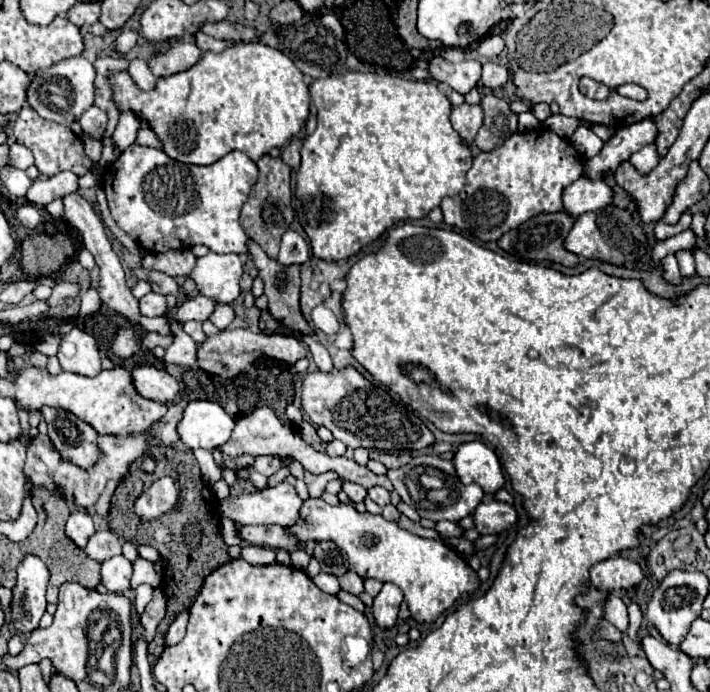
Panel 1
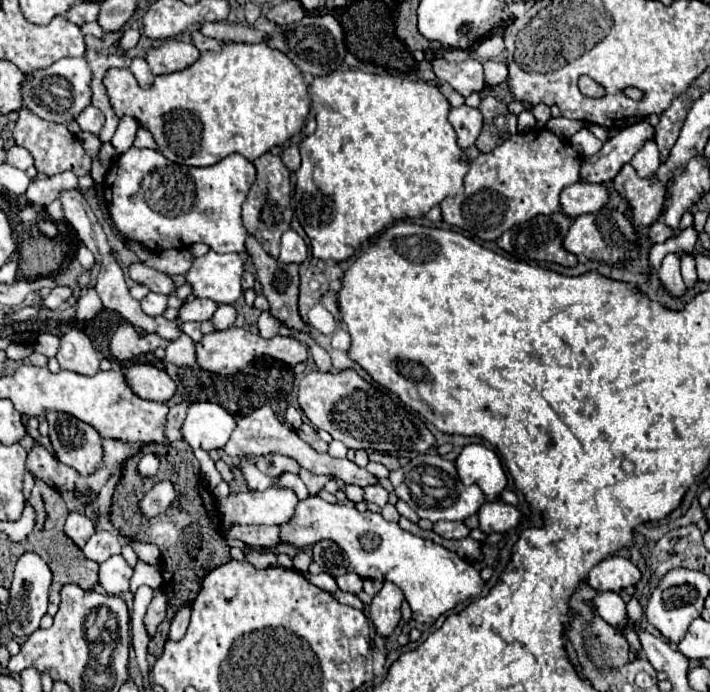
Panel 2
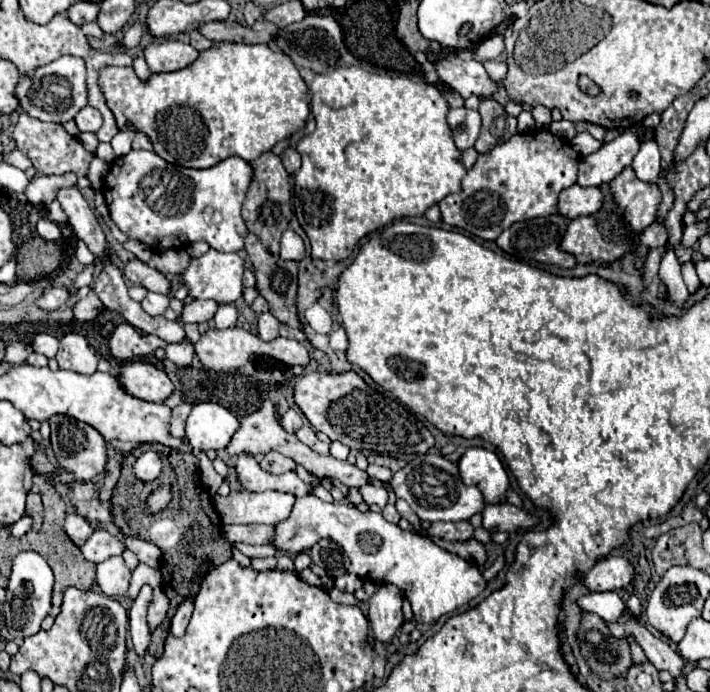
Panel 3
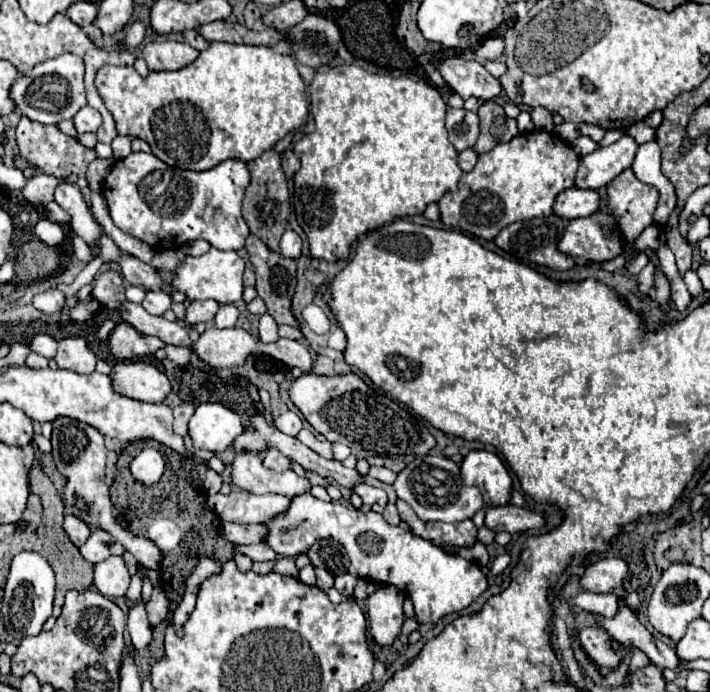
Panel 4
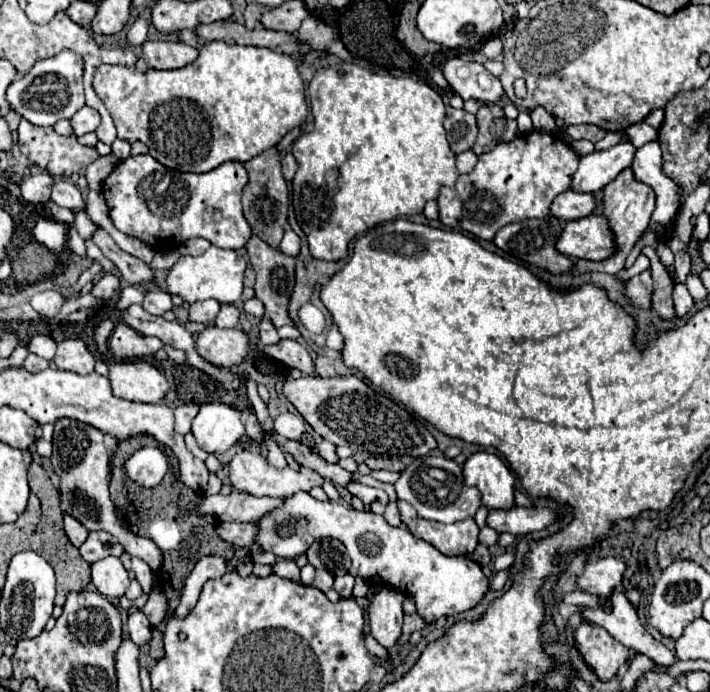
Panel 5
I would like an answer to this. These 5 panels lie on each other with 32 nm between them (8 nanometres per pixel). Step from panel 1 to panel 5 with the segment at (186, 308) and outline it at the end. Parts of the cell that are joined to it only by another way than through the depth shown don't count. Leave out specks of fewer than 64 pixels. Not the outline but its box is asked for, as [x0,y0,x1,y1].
[188,300,220,324]

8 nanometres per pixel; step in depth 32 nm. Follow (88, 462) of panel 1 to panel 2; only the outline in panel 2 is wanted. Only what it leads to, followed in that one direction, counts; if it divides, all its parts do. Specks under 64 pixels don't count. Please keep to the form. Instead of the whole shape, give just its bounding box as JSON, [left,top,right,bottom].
[50,412,104,476]

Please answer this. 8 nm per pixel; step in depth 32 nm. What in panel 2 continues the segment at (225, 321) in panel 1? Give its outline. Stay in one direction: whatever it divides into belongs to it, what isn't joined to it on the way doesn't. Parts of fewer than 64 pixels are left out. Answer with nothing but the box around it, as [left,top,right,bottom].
[212,304,236,330]

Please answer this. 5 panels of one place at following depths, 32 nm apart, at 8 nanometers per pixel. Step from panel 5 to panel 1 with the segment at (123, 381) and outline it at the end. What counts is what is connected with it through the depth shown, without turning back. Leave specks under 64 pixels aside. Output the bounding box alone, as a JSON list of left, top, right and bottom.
[130,364,178,404]

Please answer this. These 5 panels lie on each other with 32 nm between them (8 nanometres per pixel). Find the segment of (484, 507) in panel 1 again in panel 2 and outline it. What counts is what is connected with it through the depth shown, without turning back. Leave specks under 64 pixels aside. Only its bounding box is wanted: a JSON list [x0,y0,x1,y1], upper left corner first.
[478,500,524,534]

